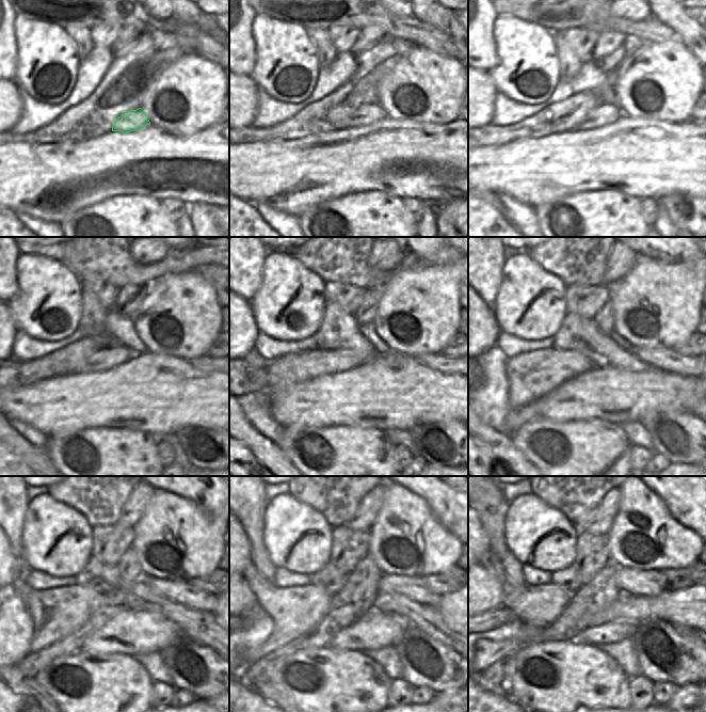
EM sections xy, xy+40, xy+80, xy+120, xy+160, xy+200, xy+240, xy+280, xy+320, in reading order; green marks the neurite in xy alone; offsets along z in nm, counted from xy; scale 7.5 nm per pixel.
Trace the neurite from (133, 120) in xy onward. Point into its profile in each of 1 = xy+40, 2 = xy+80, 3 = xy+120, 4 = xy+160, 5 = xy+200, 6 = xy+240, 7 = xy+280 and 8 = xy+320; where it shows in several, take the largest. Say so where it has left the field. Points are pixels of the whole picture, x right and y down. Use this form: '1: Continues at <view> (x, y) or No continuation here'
1: Continues at xy+40 (368, 113)
2: Continues at xy+80 (604, 113)
3: Continues at xy+120 (112, 357)
4: Continues at xy+160 (284, 373)
5: Continues at xy+200 (532, 375)
6: Continues at xy+240 (58, 612)
7: Continues at xy+280 (294, 611)
8: Continues at xy+320 (541, 605)

